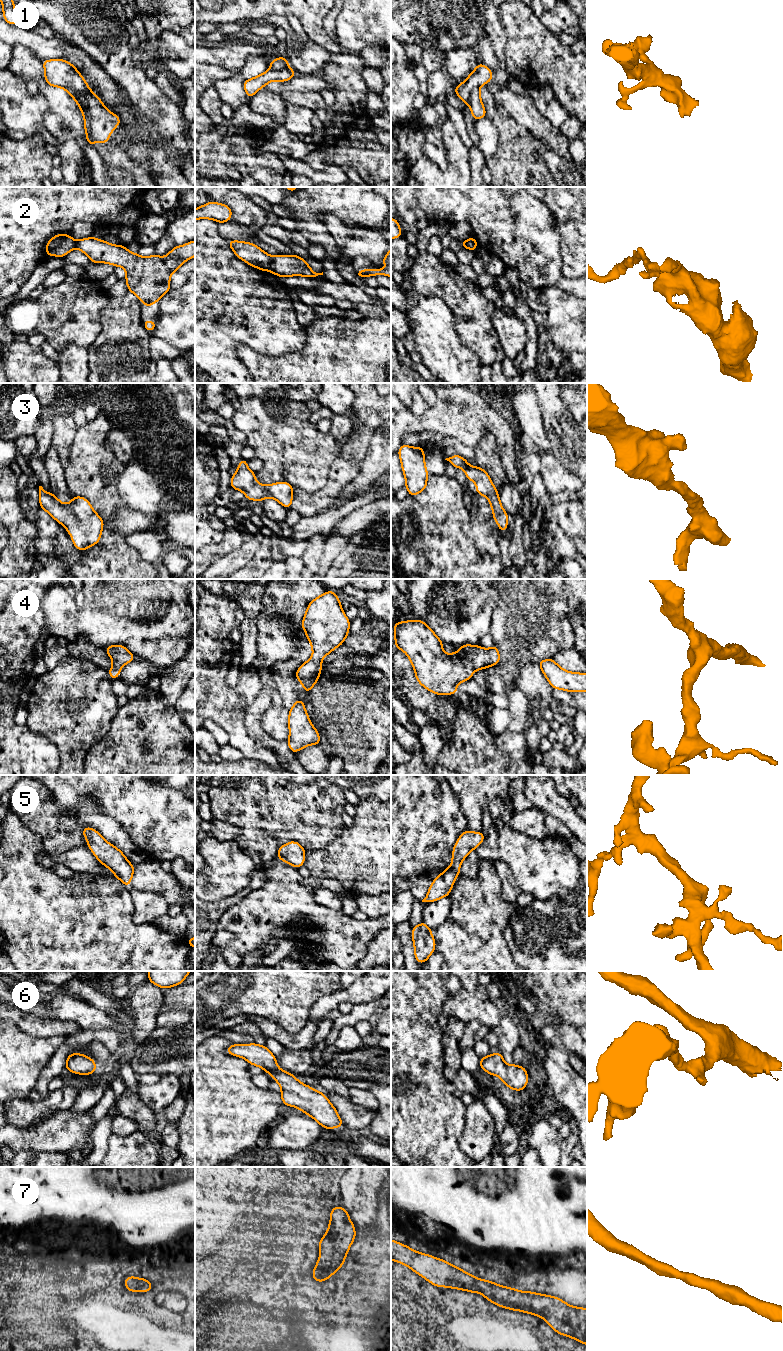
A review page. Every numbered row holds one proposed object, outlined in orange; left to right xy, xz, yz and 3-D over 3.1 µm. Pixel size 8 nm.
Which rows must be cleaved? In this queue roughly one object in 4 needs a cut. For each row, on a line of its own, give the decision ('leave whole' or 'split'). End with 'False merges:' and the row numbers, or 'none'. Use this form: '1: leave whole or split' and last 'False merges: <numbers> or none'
1: split
2: split
3: leave whole
4: leave whole
5: leave whole
6: leave whole
7: leave whole
False merges: 1, 2

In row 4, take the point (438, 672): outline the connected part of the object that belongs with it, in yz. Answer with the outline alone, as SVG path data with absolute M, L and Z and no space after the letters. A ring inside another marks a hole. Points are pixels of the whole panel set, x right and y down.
M424 620L397 621L393 626L395 648L406 653L419 684L436 695L457 694L456 685L472 679L474 671L496 666L499 649L464 644L458 652L445 654L442 640Z

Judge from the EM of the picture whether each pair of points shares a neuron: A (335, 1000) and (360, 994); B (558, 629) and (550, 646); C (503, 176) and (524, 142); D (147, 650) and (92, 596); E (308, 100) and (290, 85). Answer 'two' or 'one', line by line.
A: one
B: one
C: one
D: one
E: two

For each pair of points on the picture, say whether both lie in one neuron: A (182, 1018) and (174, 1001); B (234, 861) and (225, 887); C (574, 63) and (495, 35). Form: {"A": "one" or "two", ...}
{"A": "two", "B": "one", "C": "two"}

